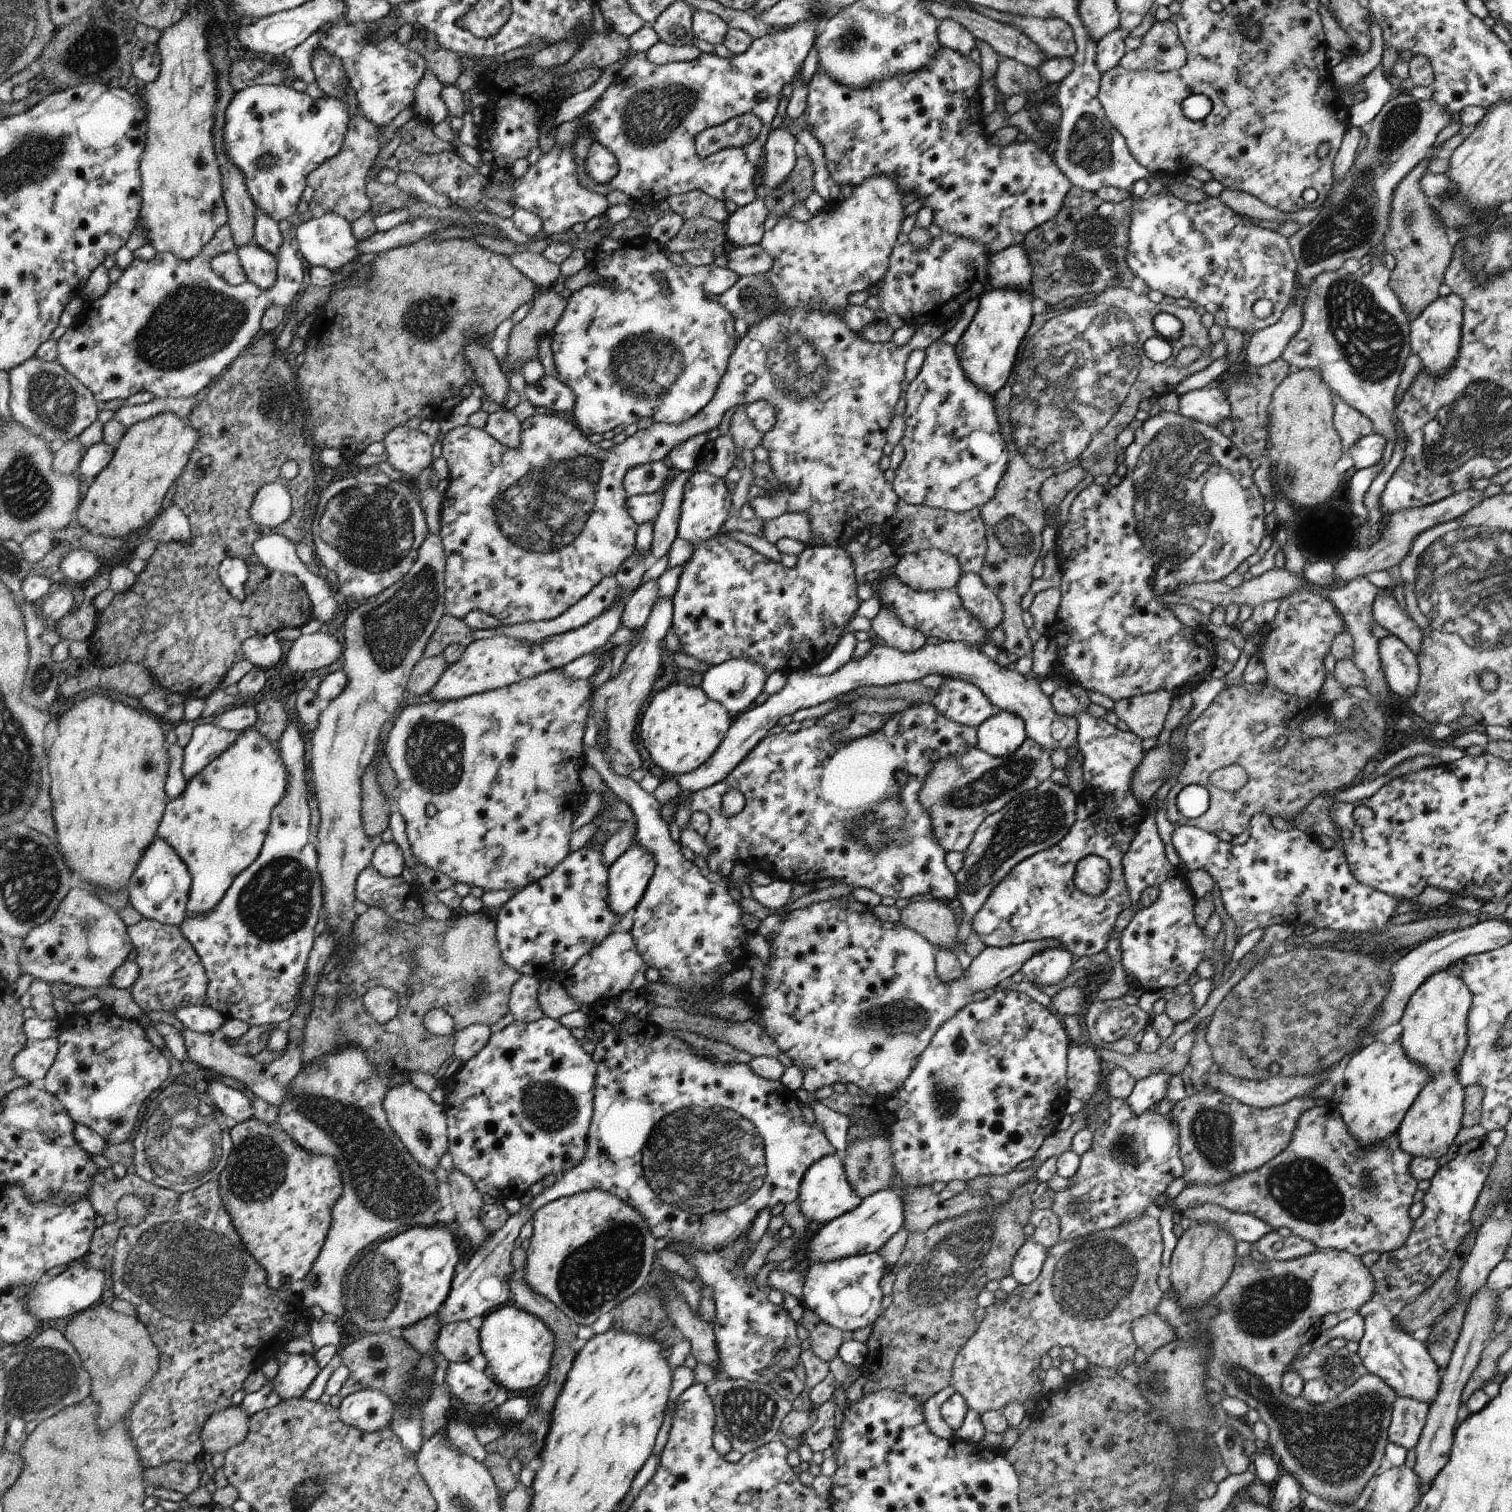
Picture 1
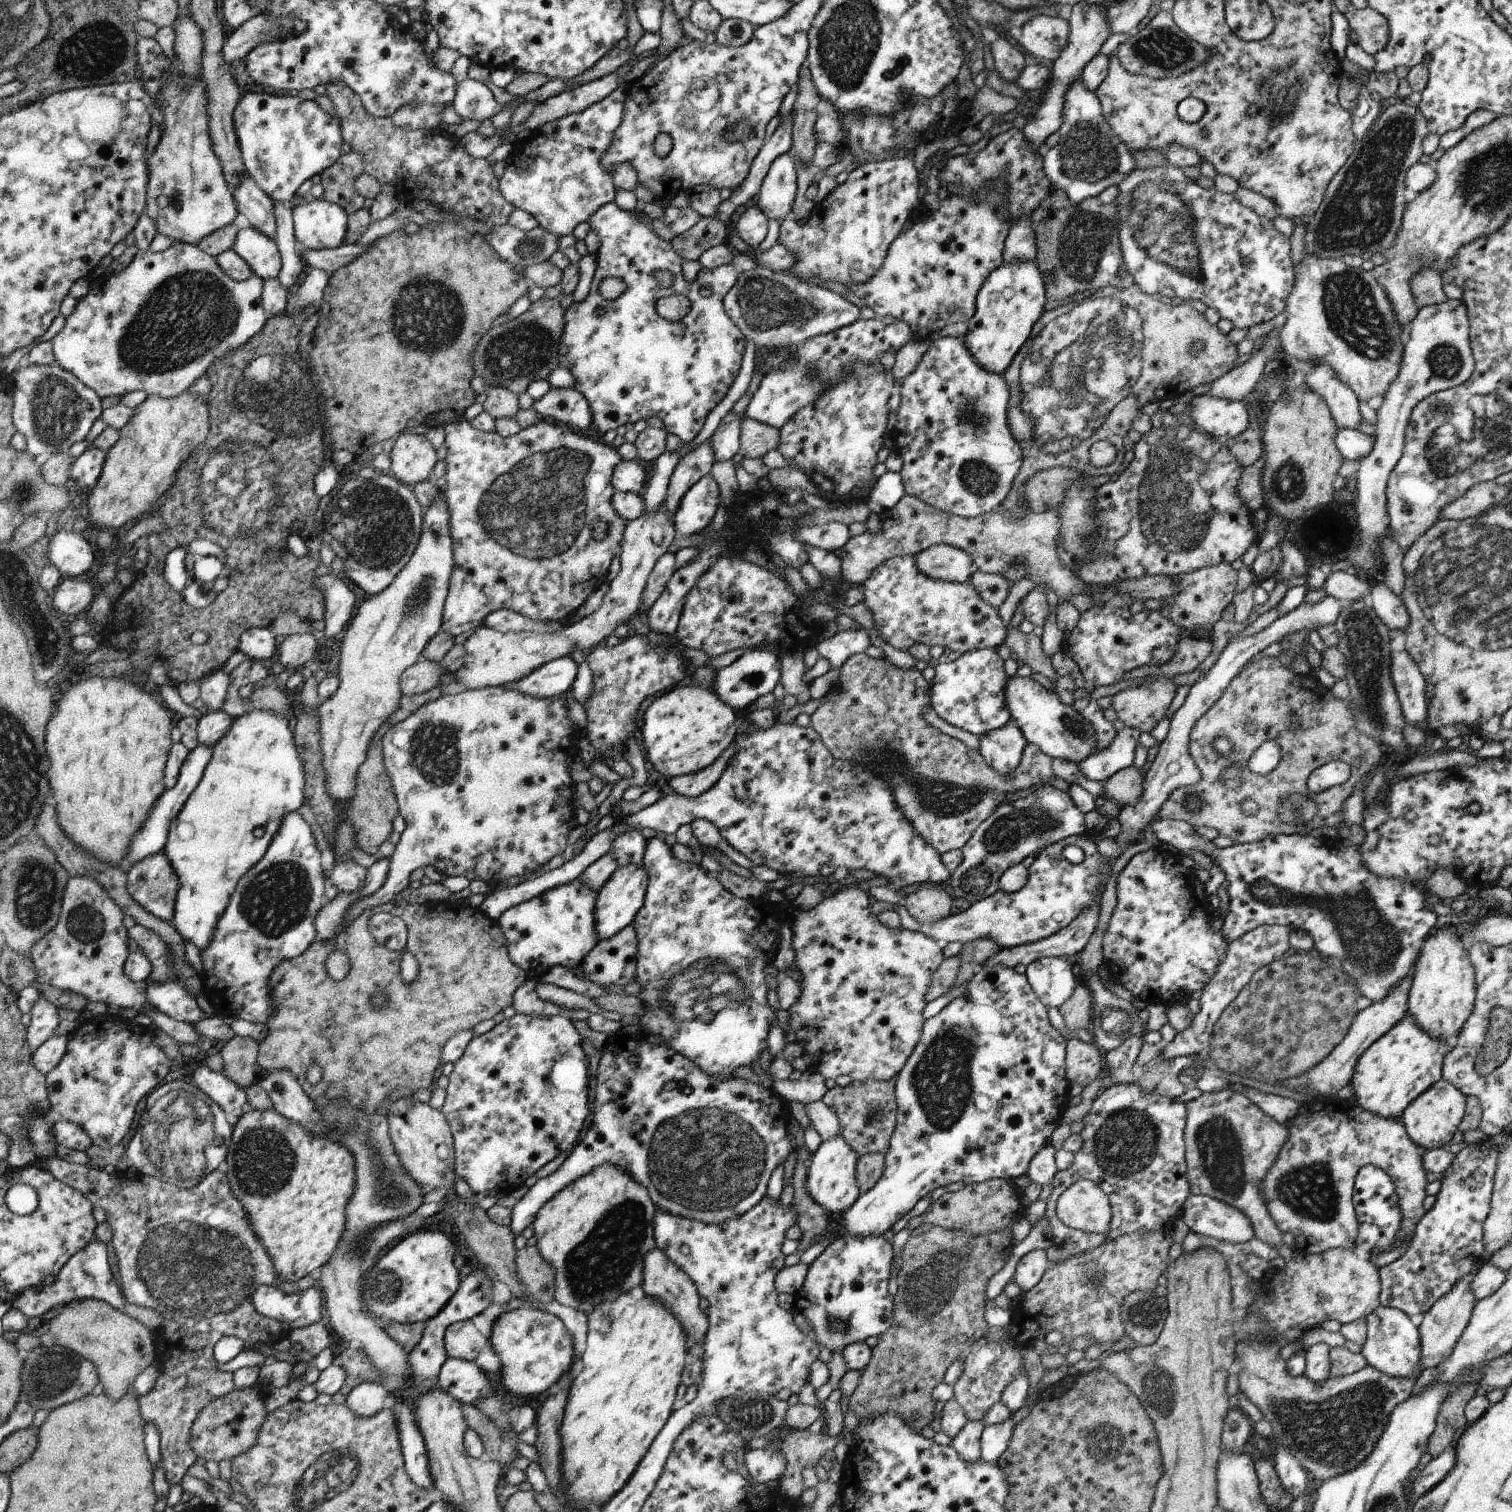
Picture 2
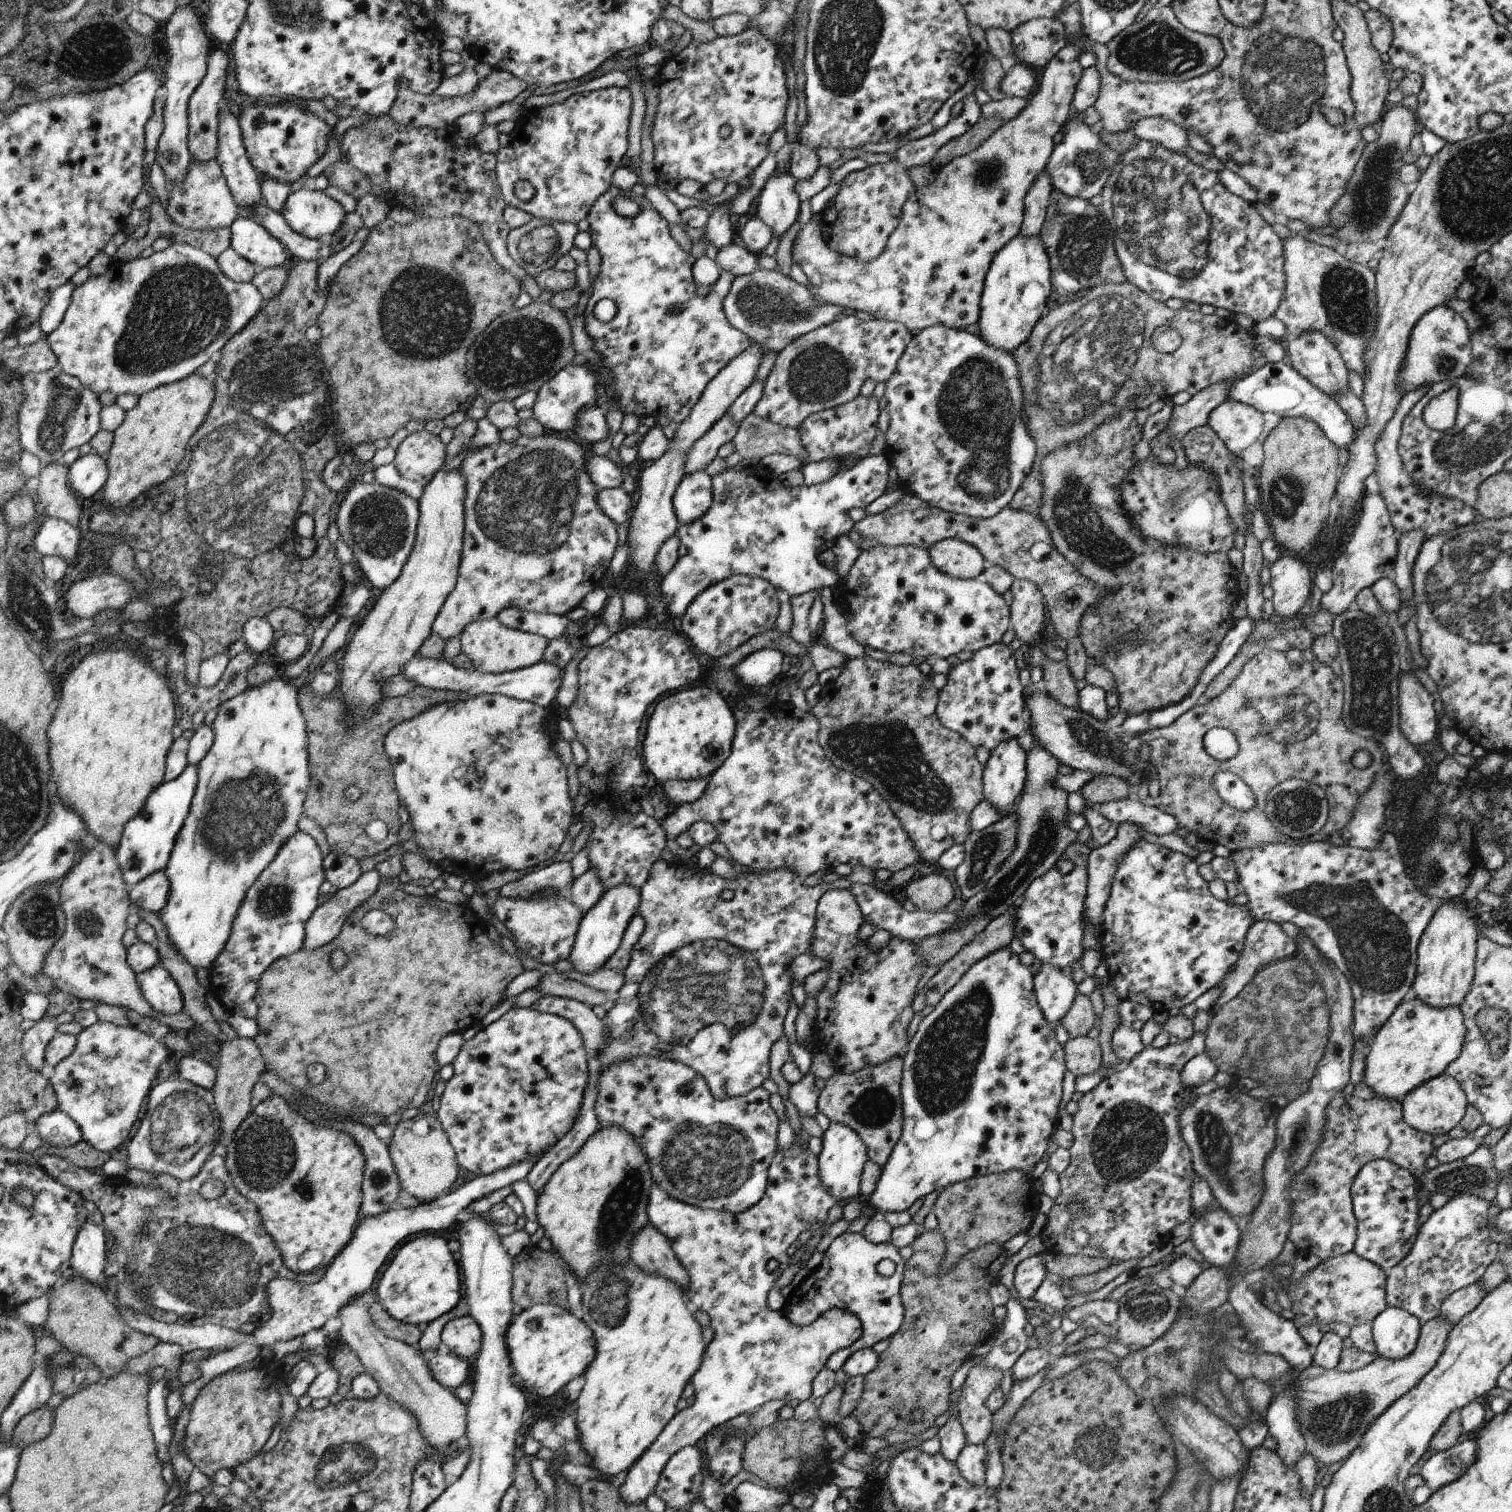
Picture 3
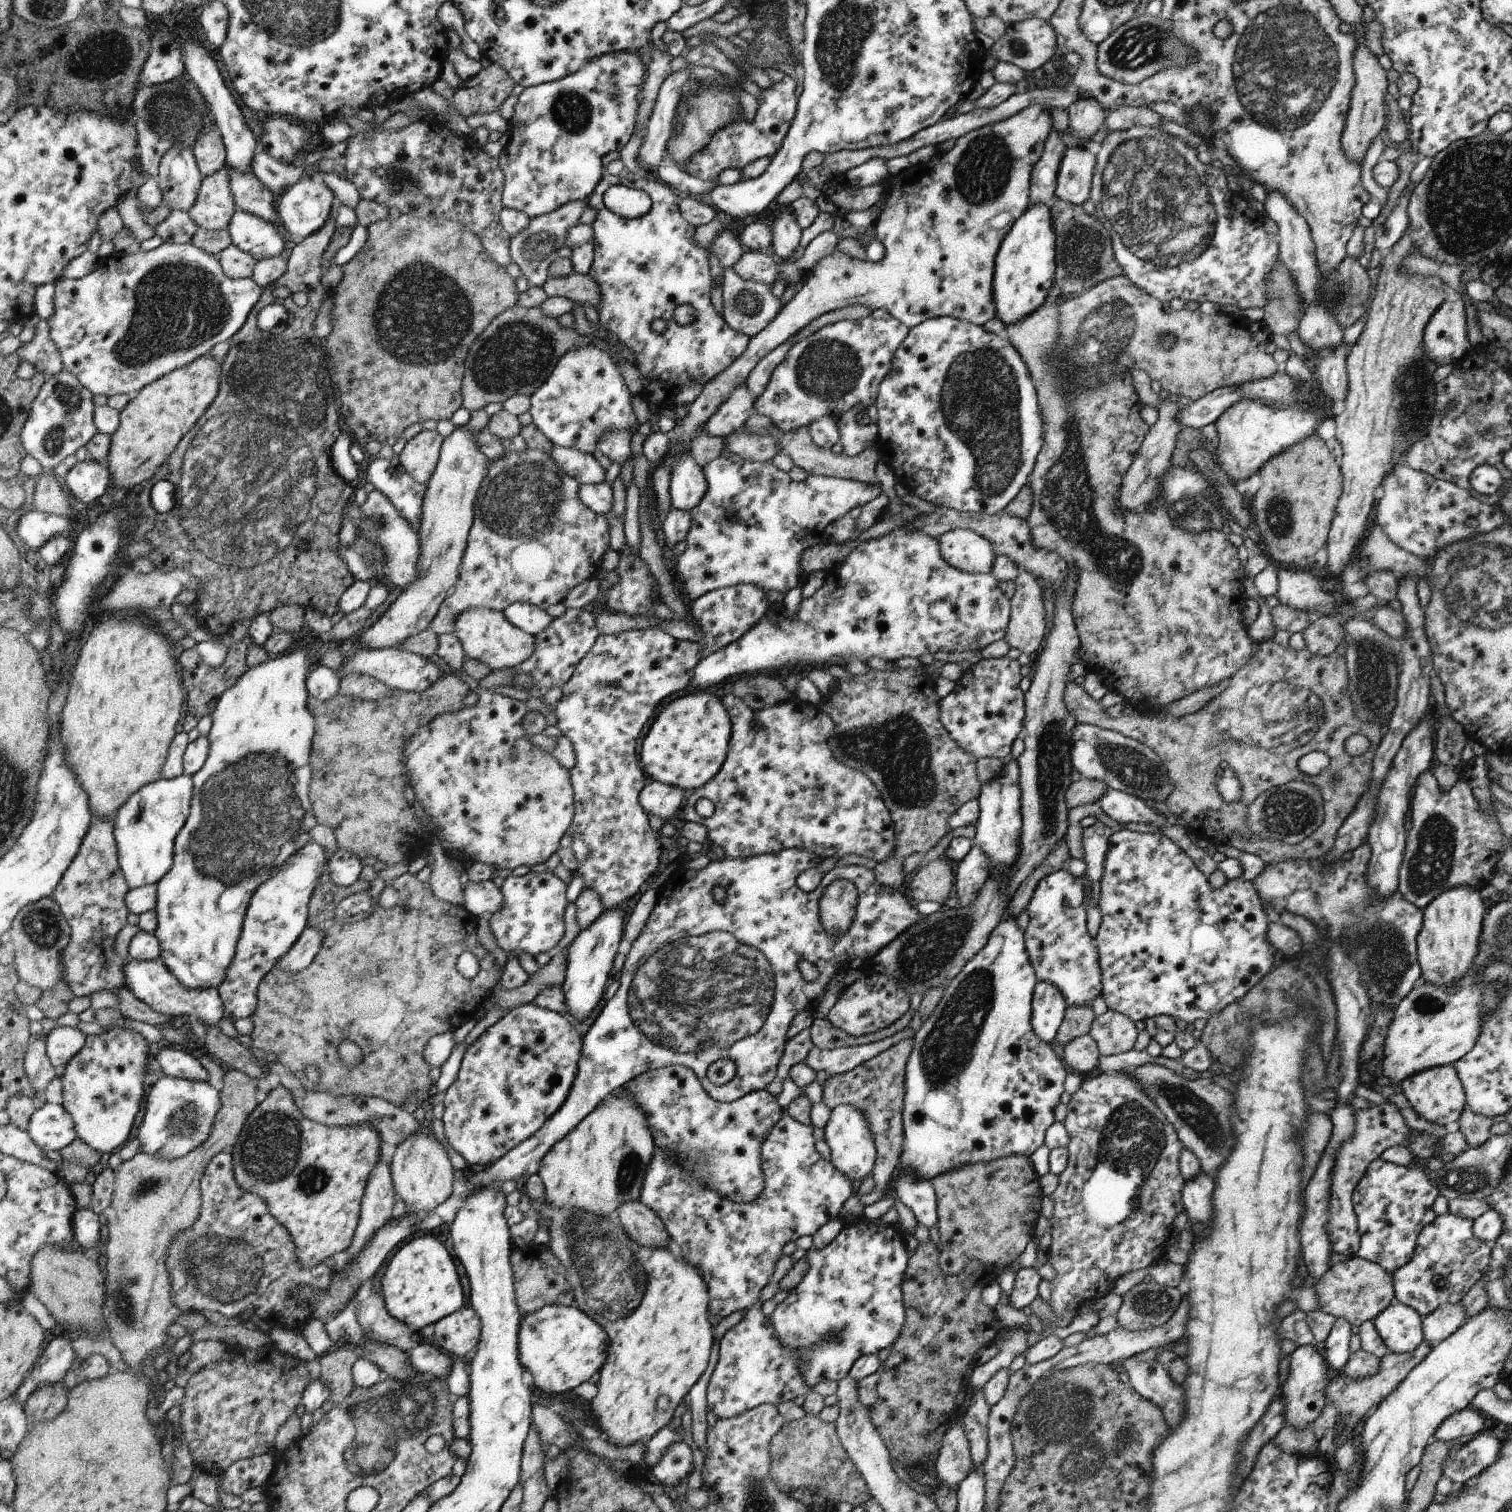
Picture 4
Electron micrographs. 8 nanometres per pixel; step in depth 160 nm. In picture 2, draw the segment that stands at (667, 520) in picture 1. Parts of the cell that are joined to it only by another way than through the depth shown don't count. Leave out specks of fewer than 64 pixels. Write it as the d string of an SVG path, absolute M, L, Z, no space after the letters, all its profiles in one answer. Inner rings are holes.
M711 438L698 445L678 461L670 477L663 502L663 506L669 512L669 518L672 519L672 522L674 522L675 512L682 497L693 484L696 484L703 476L710 474L715 462Z

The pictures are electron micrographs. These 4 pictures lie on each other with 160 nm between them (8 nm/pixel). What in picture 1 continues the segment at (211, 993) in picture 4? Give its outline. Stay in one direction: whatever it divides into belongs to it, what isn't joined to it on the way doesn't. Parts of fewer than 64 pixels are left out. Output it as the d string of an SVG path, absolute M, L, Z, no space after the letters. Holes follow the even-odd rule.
M207 1004L180 1007L175 1010L174 1014L180 1022L183 1022L186 1029L213 1035L217 1035L221 1026L227 1021L223 1014Z

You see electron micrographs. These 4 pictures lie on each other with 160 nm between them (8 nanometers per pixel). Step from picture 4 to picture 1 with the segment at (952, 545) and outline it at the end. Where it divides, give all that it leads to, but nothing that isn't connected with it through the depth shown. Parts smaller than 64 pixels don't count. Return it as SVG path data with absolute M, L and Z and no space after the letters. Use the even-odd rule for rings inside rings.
M938 549L904 553L894 567L894 575L915 591L954 590L962 576L957 558Z

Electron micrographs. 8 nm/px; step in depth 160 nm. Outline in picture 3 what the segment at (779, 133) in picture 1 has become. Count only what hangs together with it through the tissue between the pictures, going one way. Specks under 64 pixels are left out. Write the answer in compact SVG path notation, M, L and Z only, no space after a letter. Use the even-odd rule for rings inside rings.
M775 170L769 176L759 194L758 206L756 206L758 217L773 230L774 234L779 236L779 239L794 224L800 212L801 200L795 189L796 183L797 180L788 171L778 171L776 173Z

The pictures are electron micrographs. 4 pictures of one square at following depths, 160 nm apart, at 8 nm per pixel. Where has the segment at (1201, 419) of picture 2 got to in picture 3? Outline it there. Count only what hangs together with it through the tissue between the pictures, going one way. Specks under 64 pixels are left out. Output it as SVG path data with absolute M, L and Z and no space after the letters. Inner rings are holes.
M1226 399L1209 414L1207 424L1238 452L1262 438L1264 415L1252 405Z

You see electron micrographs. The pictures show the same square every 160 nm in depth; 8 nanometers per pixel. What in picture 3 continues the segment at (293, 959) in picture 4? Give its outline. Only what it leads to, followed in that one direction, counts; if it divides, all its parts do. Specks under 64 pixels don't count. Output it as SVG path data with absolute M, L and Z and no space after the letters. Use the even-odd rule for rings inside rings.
M373 869L362 873L352 886L335 890L332 896L324 901L322 906L319 906L313 916L309 918L309 924L306 925L306 946L302 949L315 949L336 938L346 919L377 892L381 880L380 872Z

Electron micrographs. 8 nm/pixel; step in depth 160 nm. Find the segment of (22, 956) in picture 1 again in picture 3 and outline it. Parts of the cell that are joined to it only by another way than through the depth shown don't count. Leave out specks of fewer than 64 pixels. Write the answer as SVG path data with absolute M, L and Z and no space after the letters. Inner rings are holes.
M100 841L94 848L86 851L84 858L78 864L74 864L70 872L64 876L60 888L61 907L65 912L65 931L54 943L51 951L46 953L43 973L50 977L56 989L65 990L77 996L85 1005L106 1003L135 1010L141 1016L152 1017L156 1011L142 994L136 972L129 962L126 962L127 948L122 946L122 936L126 932L126 916L128 916L131 905L124 879L116 858L116 848L111 847L108 843Z

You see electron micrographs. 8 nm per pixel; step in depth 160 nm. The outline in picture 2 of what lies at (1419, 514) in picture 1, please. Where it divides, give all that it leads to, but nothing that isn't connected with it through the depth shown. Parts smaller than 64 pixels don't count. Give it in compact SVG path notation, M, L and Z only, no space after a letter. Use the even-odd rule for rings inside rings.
M1484 481L1472 485L1461 497L1441 508L1440 520L1463 521L1465 518L1480 517L1490 507L1499 505L1508 491L1506 485L1495 481Z

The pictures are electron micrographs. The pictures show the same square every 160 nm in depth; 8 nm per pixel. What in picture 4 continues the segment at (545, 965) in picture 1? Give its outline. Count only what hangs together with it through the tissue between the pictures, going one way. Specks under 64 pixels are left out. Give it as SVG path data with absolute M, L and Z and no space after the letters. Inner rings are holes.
M490 880L472 883L468 882L463 889L466 916L474 919L478 916L489 916L500 912L505 905L502 891Z

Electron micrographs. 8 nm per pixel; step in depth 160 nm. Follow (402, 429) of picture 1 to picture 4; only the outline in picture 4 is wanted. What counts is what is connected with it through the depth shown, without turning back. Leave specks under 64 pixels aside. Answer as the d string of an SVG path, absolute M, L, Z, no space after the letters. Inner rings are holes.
M422 429L412 439L407 440L398 456L404 470L417 483L426 484L436 472L442 444L444 438L437 430Z

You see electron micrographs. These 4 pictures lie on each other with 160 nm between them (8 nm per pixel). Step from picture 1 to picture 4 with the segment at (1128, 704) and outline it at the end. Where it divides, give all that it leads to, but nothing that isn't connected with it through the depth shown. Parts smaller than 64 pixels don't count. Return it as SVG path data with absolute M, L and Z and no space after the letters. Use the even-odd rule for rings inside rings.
M1046 300L1044 304L1032 314L1027 315L1019 323L1006 326L1010 336L1010 342L1020 353L1022 360L1028 367L1035 389L1038 395L1041 414L1044 420L1043 439L1044 444L1036 457L1036 462L1029 478L1029 485L1033 490L1033 505L1027 518L1031 528L1031 536L1036 547L1049 548L1057 552L1068 564L1077 569L1077 589L1073 596L1072 614L1076 628L1079 632L1081 648L1084 652L1084 661L1090 672L1097 673L1102 678L1108 690L1120 693L1130 704L1152 703L1152 706L1163 708L1174 701L1180 700L1197 690L1214 686L1224 679L1230 679L1240 670L1254 654L1257 645L1247 635L1247 628L1243 622L1243 610L1245 602L1244 587L1241 579L1240 561L1237 548L1226 537L1222 531L1208 530L1202 534L1195 535L1187 533L1185 529L1177 527L1174 522L1174 515L1160 505L1148 510L1143 507L1140 510L1130 511L1124 514L1119 503L1123 474L1130 468L1130 465L1137 457L1142 441L1149 431L1149 426L1140 417L1139 396L1133 385L1133 379L1126 373L1116 376L1106 386L1098 389L1087 390L1076 383L1076 372L1080 370L1072 363L1068 356L1062 358L1061 349L1057 346L1059 335L1059 306L1055 302Z

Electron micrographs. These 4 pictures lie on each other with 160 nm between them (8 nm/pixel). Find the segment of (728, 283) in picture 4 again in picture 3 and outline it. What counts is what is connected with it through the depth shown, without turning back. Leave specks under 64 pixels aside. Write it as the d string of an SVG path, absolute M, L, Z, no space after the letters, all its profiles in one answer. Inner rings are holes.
M758 268L750 274L735 277L725 298L726 318L749 335L752 343L764 345L767 352L784 350L802 335L833 323L843 310L837 304L818 302L809 288L780 273L778 268Z

